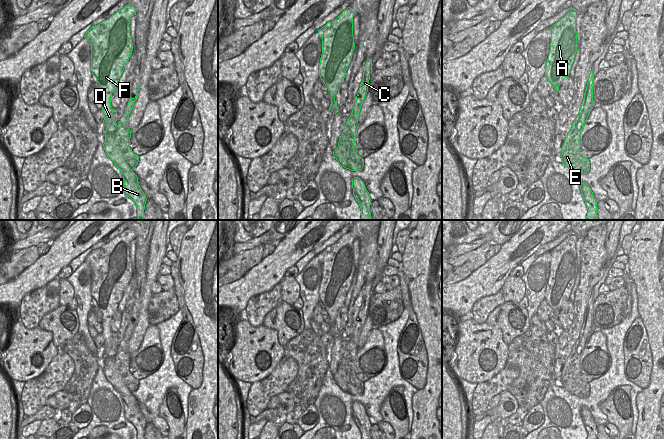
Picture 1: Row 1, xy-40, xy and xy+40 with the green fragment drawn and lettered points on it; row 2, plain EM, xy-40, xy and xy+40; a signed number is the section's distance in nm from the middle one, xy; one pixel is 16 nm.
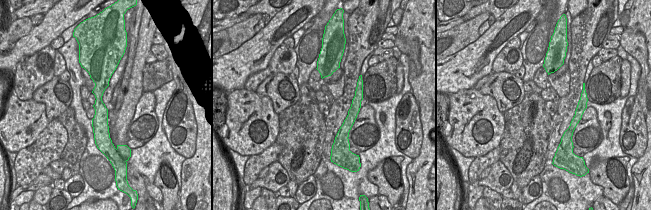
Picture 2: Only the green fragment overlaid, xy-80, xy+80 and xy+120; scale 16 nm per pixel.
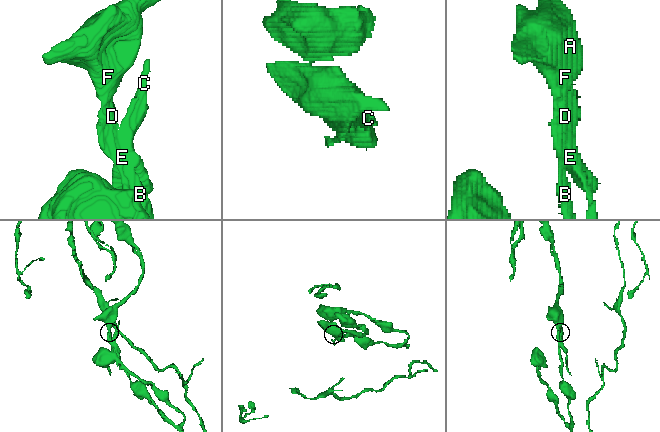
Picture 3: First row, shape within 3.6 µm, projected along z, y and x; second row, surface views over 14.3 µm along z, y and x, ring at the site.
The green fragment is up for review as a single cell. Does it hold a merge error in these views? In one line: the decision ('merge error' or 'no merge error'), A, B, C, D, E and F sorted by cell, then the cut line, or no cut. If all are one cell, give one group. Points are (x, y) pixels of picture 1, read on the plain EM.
merge error | A B D F / C E | xy-40 (117, 350), (115, 356), (116, 369), (125, 385), (132, 392)

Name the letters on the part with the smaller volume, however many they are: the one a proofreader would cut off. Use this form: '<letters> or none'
C, E

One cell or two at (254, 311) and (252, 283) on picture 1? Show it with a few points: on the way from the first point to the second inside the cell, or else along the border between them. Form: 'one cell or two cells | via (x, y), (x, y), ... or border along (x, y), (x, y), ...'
two cells | border along (274, 285), (267, 291), (253, 295), (241, 315)

